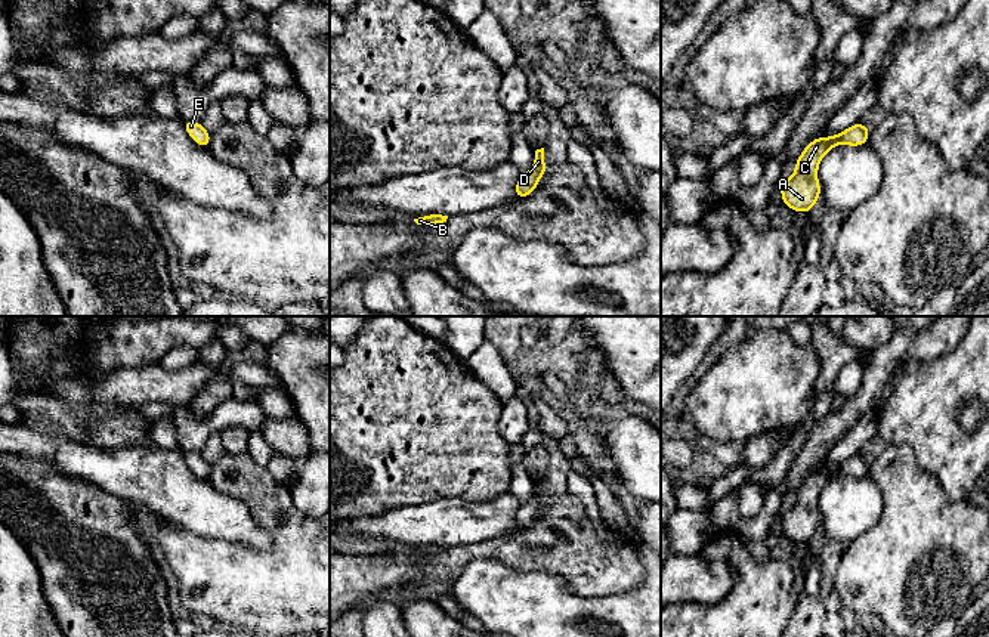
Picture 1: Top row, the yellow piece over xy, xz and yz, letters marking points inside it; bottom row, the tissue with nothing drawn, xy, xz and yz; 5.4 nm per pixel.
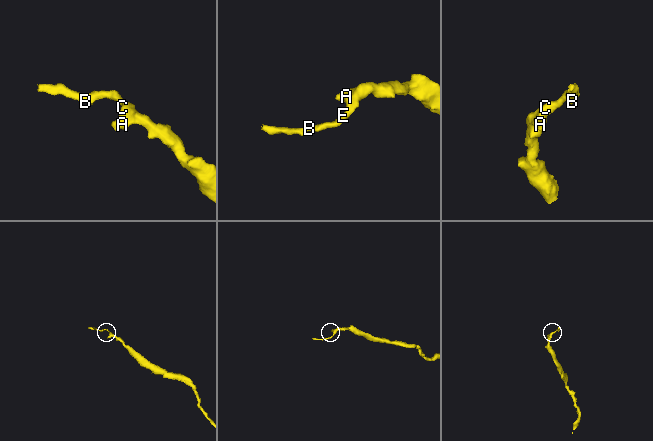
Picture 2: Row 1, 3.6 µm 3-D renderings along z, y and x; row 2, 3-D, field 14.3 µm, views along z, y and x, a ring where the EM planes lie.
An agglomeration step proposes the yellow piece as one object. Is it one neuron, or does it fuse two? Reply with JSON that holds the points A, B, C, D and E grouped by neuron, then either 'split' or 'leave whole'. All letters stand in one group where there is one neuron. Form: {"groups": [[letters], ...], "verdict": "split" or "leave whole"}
{"groups": [["A", "B", "C", "D", "E"]], "verdict": "leave whole"}

